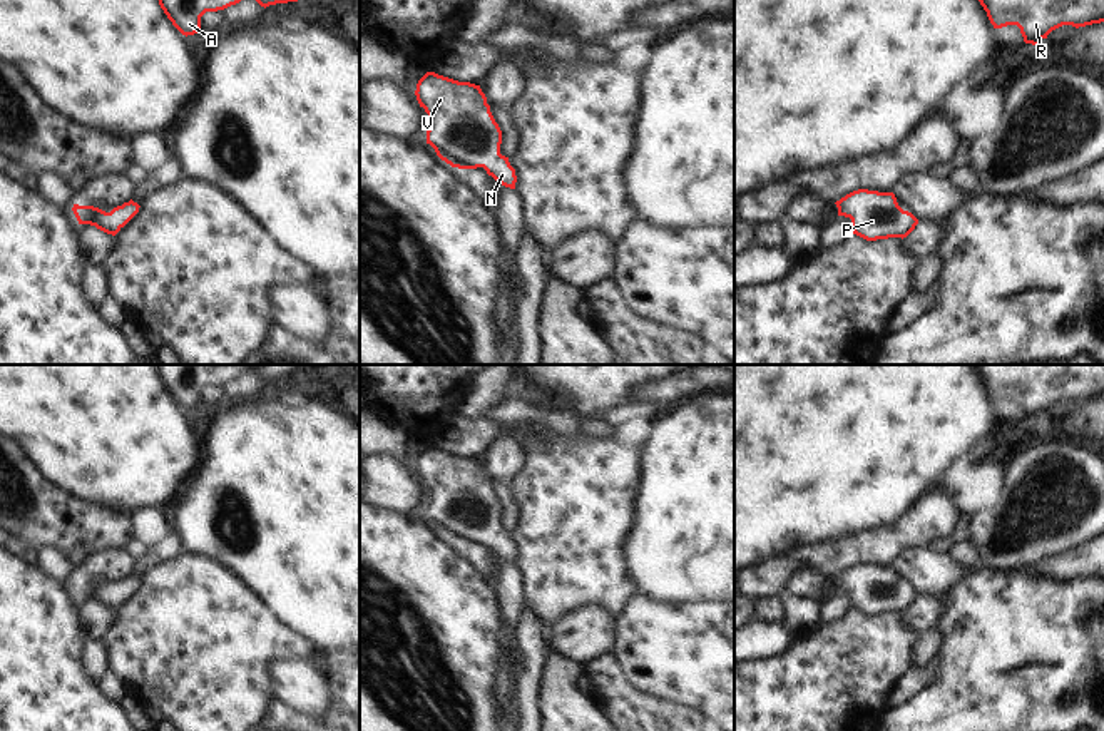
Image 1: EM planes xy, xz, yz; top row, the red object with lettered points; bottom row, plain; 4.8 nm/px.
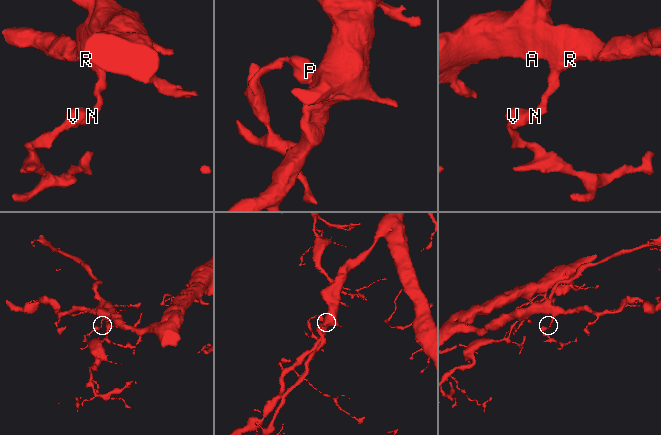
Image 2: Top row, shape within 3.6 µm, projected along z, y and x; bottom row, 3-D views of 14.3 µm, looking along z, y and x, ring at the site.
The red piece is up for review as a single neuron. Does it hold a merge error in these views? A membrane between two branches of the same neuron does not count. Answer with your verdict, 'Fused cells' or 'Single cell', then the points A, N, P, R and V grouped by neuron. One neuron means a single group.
Single cell. Groups: A N P R V.

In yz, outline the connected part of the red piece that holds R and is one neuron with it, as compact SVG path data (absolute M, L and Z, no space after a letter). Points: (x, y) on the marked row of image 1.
M979 0L994 28L1017 25L1025 43L1039 45L1042 38L1062 27L1076 28L1104 22L1104 0Z

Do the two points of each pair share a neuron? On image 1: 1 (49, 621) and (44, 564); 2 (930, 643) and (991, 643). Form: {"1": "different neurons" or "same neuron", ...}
{"1": "different neurons", "2": "different neurons"}

